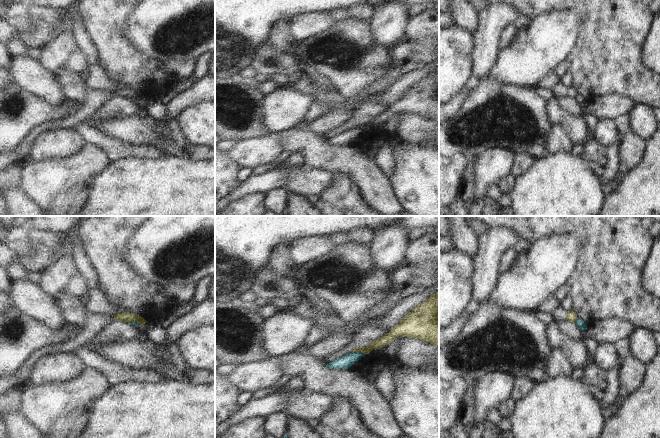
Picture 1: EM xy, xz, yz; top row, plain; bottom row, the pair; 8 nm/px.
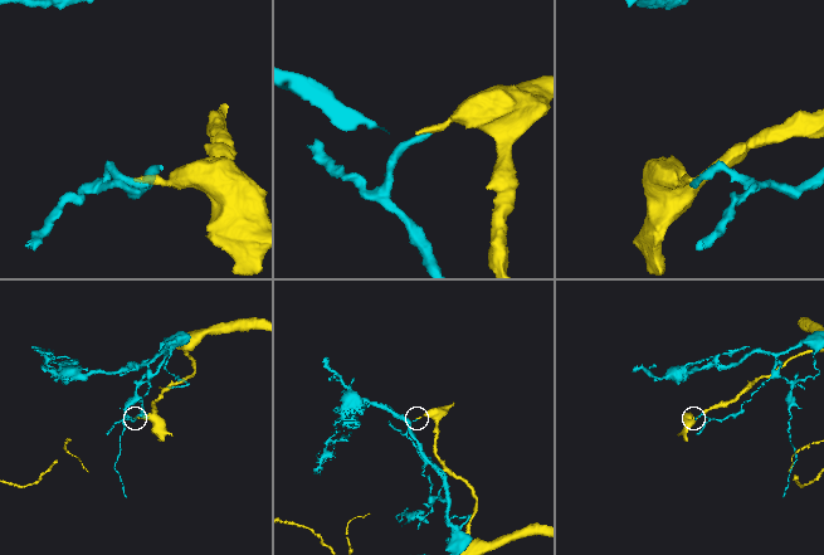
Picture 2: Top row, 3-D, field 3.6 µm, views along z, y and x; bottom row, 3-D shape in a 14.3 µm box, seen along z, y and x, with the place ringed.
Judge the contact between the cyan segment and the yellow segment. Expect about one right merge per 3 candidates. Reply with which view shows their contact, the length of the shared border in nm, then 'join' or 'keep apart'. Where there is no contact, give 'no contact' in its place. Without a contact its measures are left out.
contact in xz; length 100 nm; keep apart

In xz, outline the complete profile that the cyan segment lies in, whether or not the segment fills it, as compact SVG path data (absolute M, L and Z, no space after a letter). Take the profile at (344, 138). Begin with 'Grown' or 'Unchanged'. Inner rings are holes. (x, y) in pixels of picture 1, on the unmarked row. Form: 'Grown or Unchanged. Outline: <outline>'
Unchanged. Outline: M352 128L327 139L327 143L330 145L348 145L364 131L362 128Z

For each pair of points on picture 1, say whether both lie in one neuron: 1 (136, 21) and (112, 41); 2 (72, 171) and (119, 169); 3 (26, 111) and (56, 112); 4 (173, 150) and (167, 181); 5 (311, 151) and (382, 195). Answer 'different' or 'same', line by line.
1: different
2: different
3: same
4: different
5: same

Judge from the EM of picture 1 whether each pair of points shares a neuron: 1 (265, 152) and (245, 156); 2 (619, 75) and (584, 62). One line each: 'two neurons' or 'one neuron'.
1: one neuron
2: one neuron

